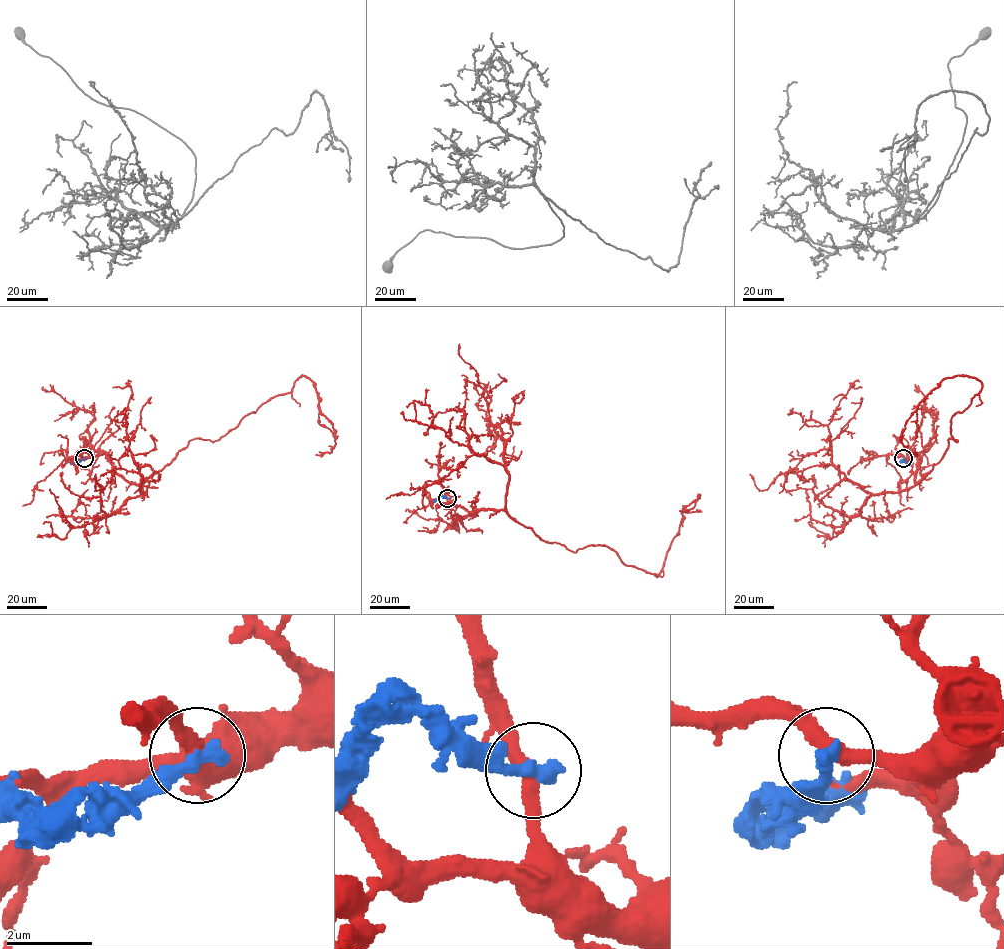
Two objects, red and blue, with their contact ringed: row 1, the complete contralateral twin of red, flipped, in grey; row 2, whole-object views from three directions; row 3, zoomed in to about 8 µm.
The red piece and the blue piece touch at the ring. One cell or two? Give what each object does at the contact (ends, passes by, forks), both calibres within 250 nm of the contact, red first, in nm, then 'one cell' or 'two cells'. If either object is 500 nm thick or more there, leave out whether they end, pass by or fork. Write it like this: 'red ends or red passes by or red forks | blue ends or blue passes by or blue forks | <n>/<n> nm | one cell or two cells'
red passes by | blue ends | 360/400 nm | two cells

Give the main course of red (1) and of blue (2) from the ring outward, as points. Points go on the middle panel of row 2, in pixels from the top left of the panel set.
1: (447, 498), (468, 511), (504, 510), (575, 552), (607, 546), (657, 576), (683, 509), (699, 495), (679, 511)
2: (447, 498), (440, 496), (433, 500)

